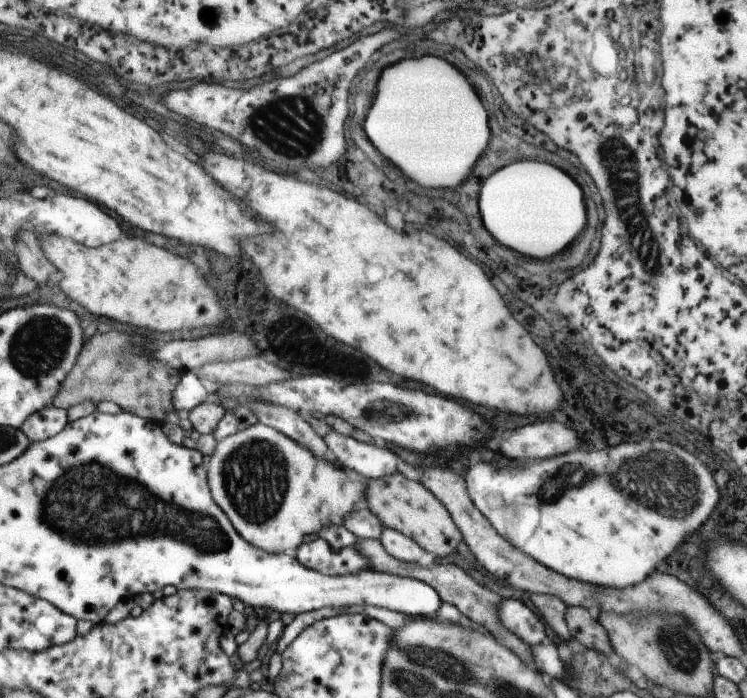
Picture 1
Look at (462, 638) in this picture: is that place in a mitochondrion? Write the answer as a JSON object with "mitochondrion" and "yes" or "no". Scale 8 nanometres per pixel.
{"mitochondrion":"yes"}

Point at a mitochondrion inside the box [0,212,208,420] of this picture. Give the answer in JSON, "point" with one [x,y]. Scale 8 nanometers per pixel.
{"point":[37,350]}

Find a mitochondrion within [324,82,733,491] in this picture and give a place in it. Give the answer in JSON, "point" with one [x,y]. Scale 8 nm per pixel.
{"point":[619,162]}

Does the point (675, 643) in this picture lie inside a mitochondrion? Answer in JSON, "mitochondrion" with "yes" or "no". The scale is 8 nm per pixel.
{"mitochondrion":"yes"}

